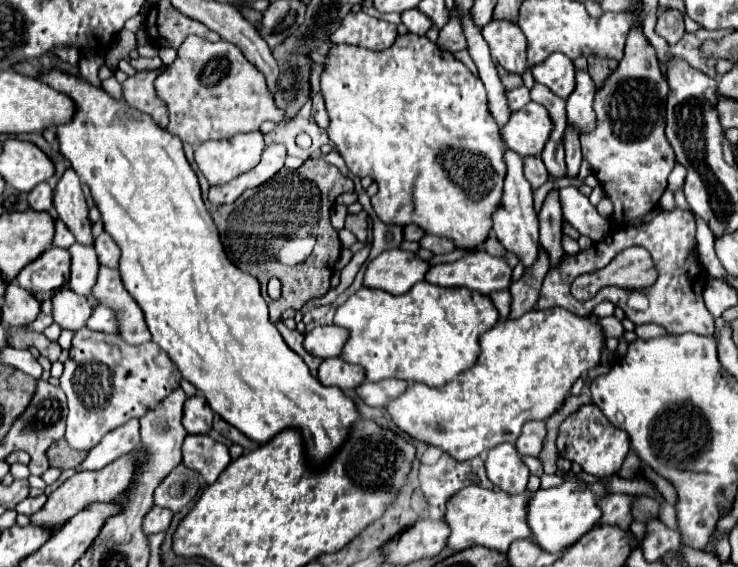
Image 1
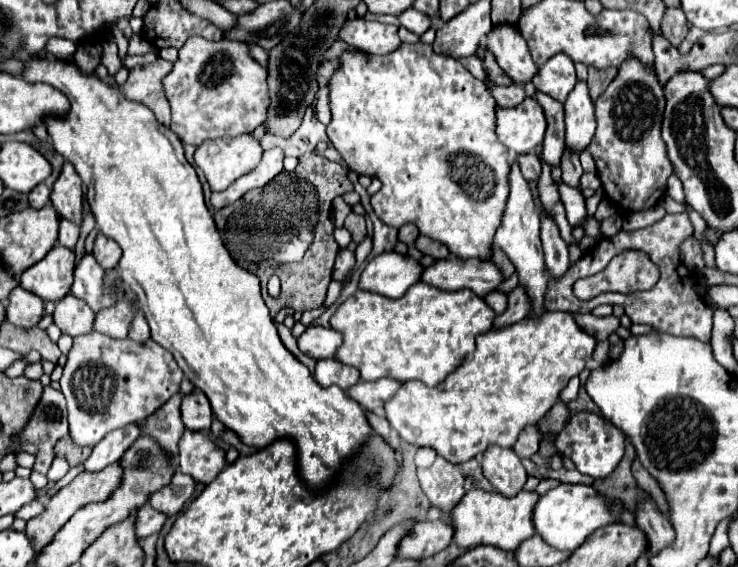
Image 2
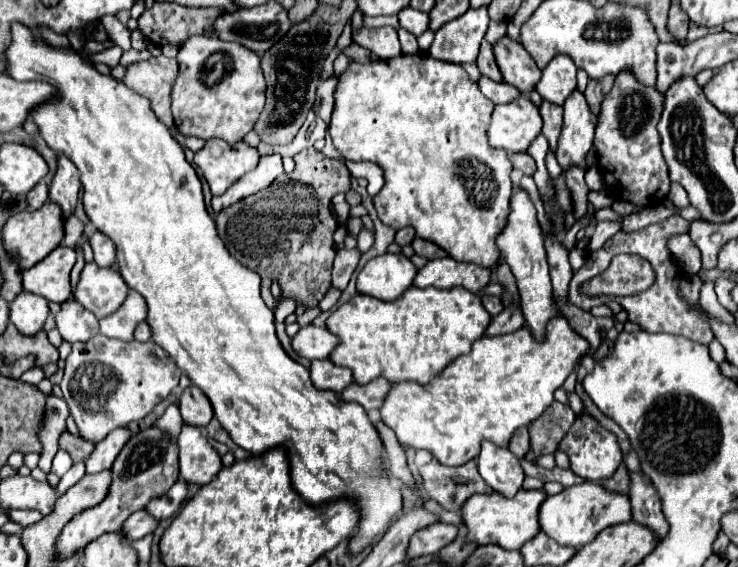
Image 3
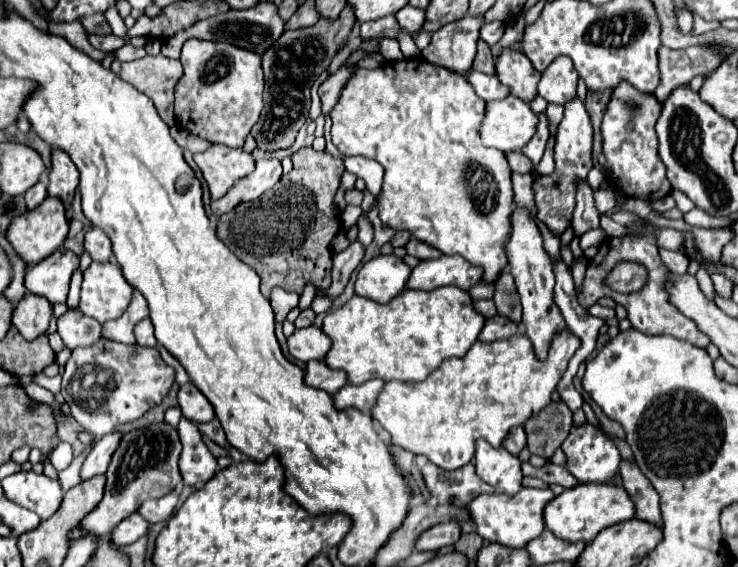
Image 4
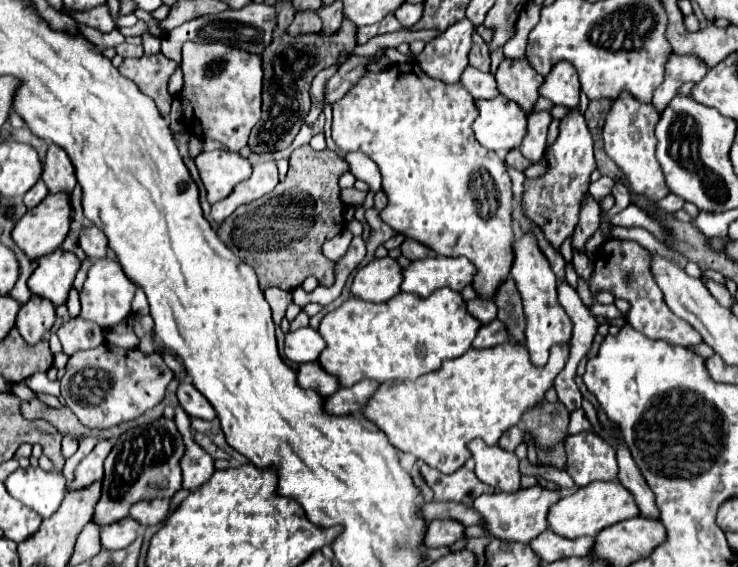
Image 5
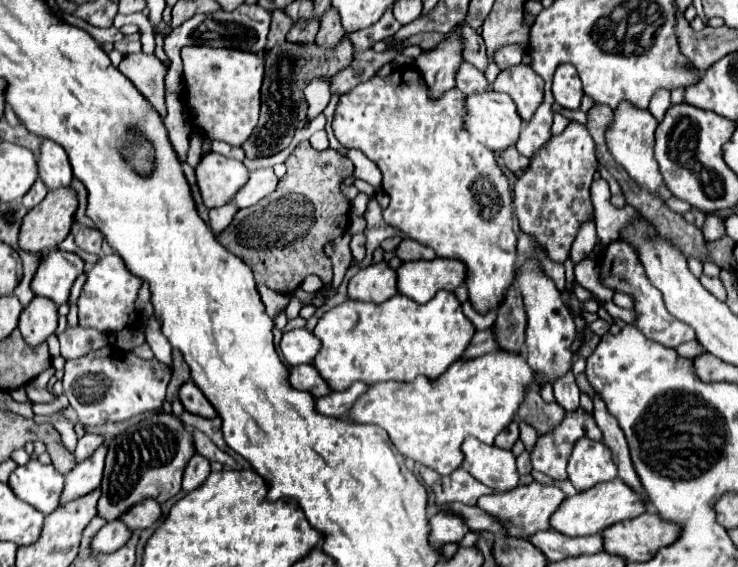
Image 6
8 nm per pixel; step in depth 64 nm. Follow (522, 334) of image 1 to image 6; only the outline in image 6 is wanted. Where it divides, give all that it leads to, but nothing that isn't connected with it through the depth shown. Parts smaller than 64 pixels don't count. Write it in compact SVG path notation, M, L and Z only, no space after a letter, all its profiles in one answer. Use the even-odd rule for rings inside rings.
M504 350L480 356L480 360L468 360L452 364L436 382L418 376L408 384L372 384L352 404L348 416L358 424L378 424L390 434L398 452L414 462L420 462L438 474L448 474L464 462L460 450L466 436L476 436L484 444L492 444L494 438L512 422L526 388L540 386L534 378L524 356Z

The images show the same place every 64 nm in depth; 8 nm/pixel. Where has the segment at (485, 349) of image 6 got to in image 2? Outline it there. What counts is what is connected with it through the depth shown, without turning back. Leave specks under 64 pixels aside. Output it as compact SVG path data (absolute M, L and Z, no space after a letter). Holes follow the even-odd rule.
M516 286L512 292L508 292L508 308L504 314L498 314L494 318L494 328L512 326L528 316L528 296L524 296L522 288Z

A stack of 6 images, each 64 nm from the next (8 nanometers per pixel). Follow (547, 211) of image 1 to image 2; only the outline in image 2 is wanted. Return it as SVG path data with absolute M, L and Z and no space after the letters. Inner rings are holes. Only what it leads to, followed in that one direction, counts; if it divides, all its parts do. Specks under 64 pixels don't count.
M542 214L542 248L546 256L546 266L552 278L562 278L570 268L568 244L560 238L560 232L554 220L548 214Z

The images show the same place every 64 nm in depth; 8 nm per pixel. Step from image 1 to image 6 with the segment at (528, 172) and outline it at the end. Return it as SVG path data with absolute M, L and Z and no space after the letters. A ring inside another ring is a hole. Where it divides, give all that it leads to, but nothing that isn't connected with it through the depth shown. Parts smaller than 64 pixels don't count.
M514 146L512 148L506 148L502 152L502 160L504 160L504 166L510 168L512 172L522 172L528 166L528 158L522 156Z

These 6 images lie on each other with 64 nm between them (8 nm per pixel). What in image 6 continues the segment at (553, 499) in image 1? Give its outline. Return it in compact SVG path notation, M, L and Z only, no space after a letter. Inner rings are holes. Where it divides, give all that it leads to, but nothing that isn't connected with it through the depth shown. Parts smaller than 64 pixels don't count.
M614 478L610 482L596 484L594 488L586 490L586 492L578 492L572 498L566 498L564 504L560 504L560 508L552 516L550 524L552 524L554 530L564 532L566 536L592 536L592 534L604 532L606 528L610 528L616 522L630 520L630 518L636 518L636 516L644 514L646 504L648 502L638 492L634 492L620 478Z

